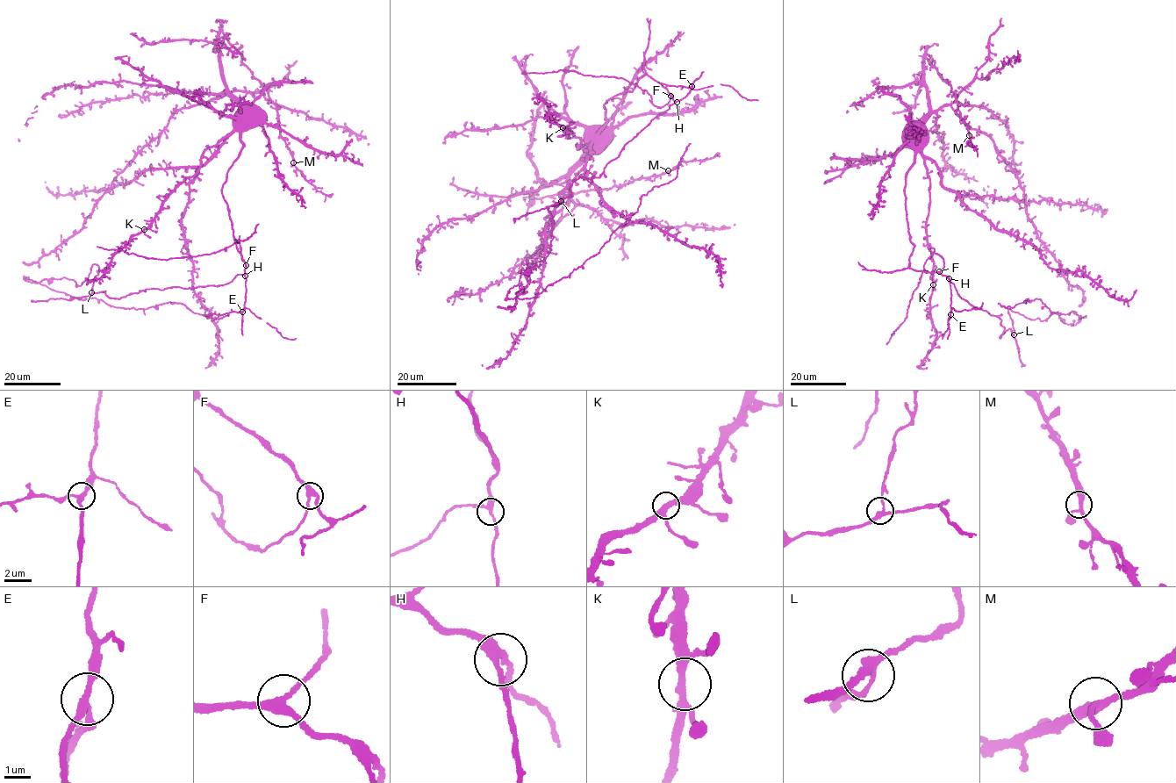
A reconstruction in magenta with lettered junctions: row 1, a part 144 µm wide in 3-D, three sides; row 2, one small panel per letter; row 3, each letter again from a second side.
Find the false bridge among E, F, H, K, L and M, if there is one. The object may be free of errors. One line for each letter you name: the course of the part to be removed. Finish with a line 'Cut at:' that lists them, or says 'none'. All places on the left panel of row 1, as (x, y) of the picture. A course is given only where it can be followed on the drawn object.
E: Course of the part to remove: (242, 312), (204, 315)
Cut at: E

